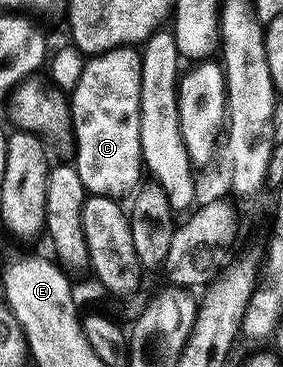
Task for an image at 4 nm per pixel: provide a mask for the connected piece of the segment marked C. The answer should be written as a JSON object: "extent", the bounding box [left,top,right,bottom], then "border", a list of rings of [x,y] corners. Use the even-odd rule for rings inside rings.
{"extent":[70,47,142,198],"border":[[[121,47],[119,49],[107,49],[104,53],[97,53],[89,56],[84,63],[84,70],[78,79],[76,86],[70,91],[70,112],[72,115],[72,131],[74,134],[74,150],[76,149],[76,158],[74,164],[78,175],[82,179],[85,190],[89,194],[98,197],[123,198],[123,193],[131,194],[137,188],[141,180],[142,158],[140,156],[140,53],[132,47]]]}

